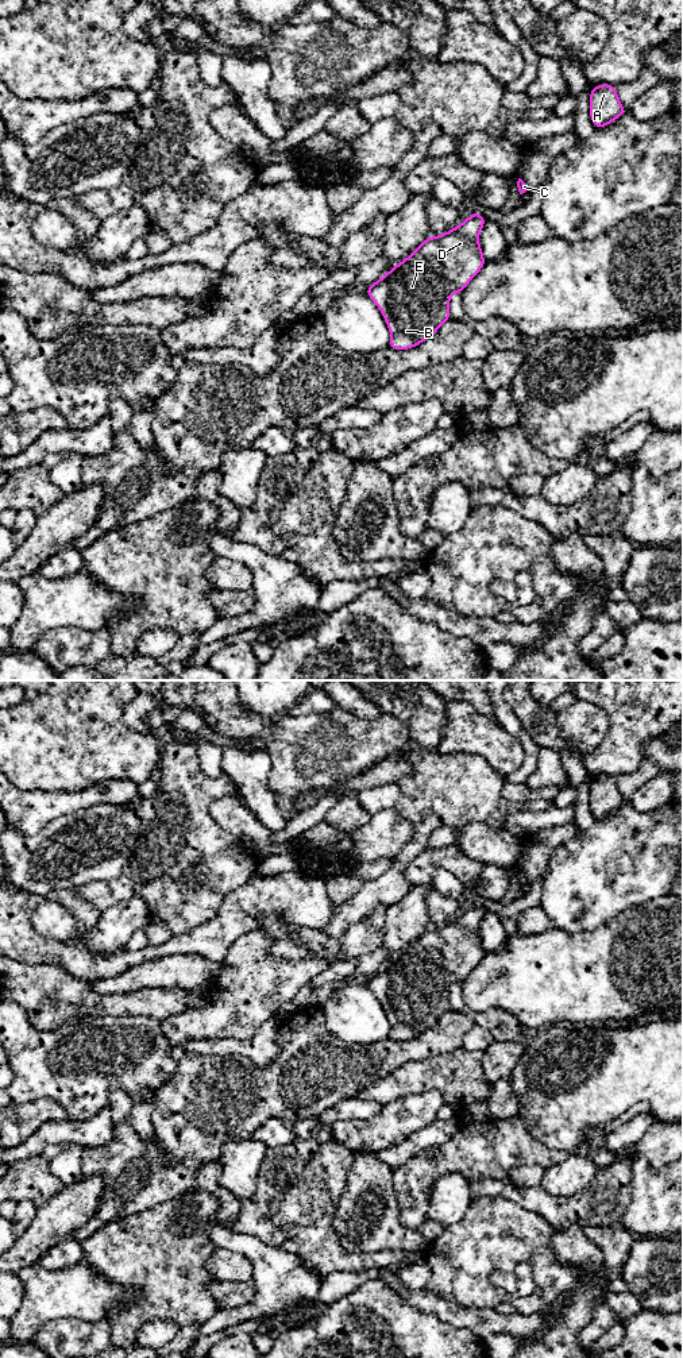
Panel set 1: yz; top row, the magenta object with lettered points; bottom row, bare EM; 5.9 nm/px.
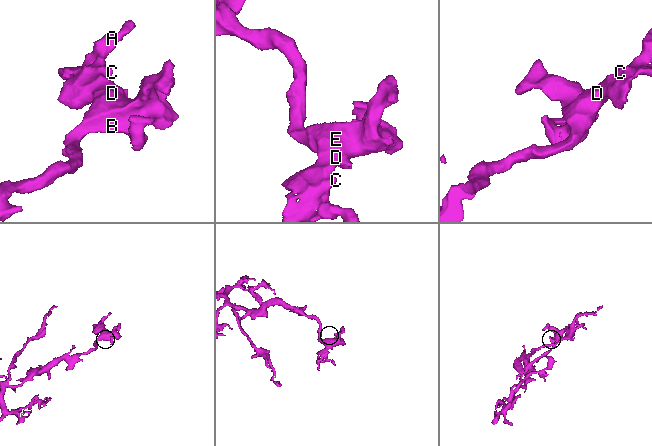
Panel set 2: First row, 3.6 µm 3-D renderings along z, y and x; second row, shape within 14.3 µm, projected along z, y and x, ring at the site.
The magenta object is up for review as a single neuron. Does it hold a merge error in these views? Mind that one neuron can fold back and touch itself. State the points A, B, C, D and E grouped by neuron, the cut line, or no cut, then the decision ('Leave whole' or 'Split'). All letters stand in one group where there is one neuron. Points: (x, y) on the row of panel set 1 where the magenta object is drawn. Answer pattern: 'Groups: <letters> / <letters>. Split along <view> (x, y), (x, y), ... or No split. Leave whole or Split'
Groups: A B C D E. No split. Leave whole

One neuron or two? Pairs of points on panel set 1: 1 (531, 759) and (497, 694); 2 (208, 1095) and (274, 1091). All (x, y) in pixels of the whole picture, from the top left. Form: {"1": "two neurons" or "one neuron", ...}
{"1": "one neuron", "2": "one neuron"}

